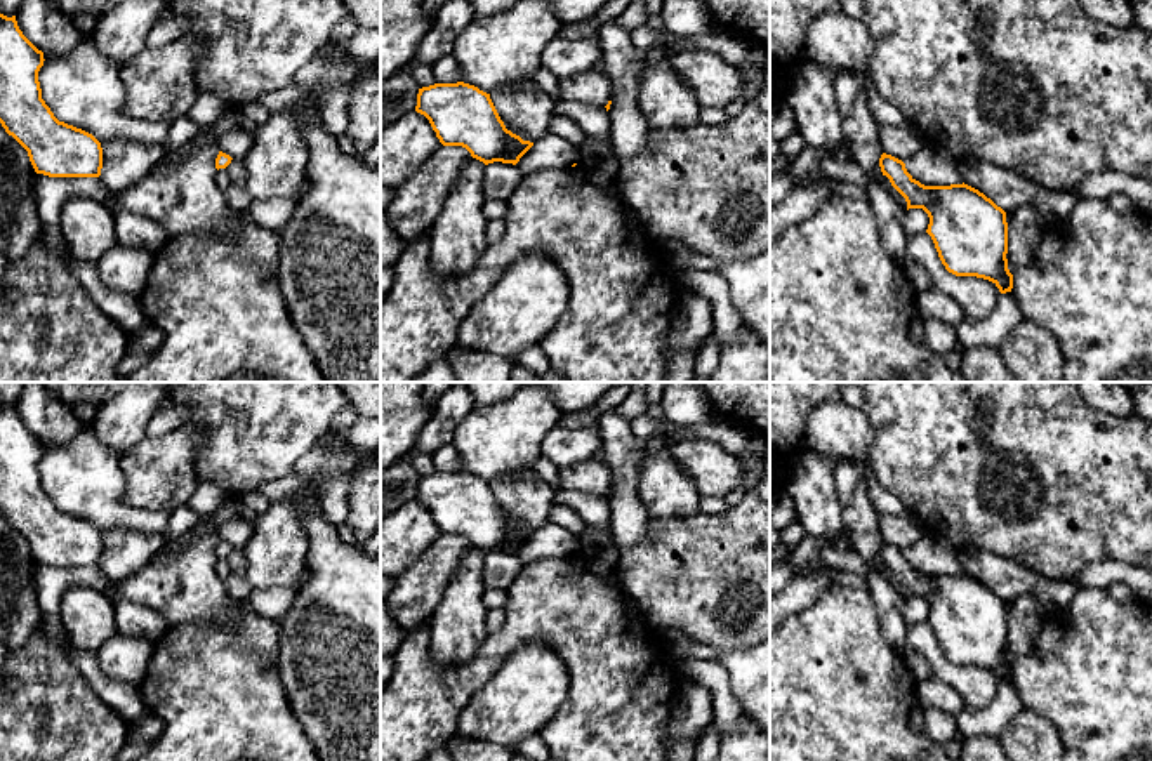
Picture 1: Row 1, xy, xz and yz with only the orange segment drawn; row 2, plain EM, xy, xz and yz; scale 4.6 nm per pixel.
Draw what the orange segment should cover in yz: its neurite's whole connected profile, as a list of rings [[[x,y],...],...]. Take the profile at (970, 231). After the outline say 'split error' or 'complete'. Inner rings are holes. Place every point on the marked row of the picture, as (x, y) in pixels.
[[[883,153],[883,175],[905,198],[909,208],[923,208],[938,257],[956,276],[977,276],[992,281],[1001,294],[1011,292],[1013,275],[1008,269],[1006,212],[968,184],[924,186],[905,169],[905,163]]] | complete

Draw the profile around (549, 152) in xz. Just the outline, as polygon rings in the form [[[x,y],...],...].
[[[551,132],[533,142],[533,146],[516,163],[521,175],[540,170],[568,169],[579,163],[579,149],[563,137]]]

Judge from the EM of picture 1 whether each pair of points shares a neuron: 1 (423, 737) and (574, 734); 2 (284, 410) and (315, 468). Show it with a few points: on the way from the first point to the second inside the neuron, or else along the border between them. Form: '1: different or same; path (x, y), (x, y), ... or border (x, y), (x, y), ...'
1: same; path (471, 676), (515, 633), (551, 633), (581, 673)
2: different; border (329, 430), (291, 471)

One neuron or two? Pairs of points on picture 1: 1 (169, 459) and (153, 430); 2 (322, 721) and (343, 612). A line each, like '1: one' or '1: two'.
1: two
2: one

